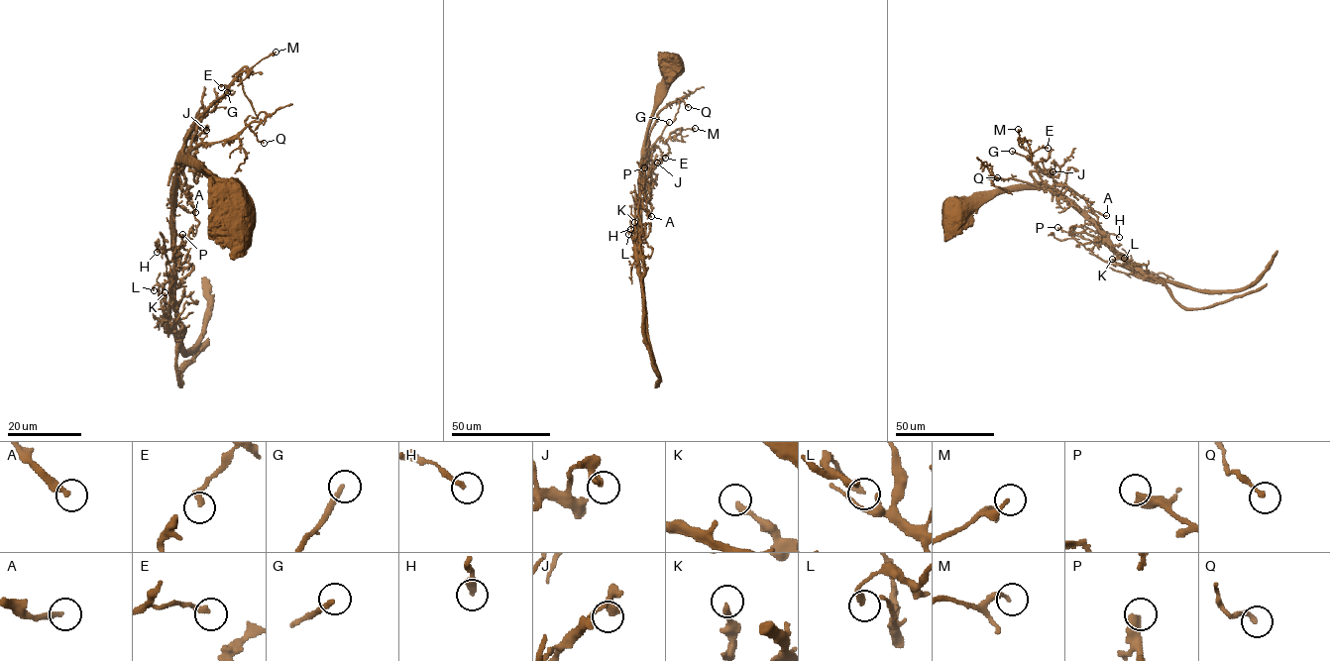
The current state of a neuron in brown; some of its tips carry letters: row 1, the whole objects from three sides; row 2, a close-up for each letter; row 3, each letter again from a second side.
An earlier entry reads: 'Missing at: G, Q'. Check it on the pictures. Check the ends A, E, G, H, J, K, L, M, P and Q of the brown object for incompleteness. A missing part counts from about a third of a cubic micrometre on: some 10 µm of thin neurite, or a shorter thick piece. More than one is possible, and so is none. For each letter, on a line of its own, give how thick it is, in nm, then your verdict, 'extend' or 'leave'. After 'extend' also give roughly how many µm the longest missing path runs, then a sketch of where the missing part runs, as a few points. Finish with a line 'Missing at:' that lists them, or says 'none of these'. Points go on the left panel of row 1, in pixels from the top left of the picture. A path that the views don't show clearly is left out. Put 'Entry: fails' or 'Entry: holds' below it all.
A: 280 nm thick; leave
E: 260 nm thick; leave
G: 240 nm thick; extend; about 20 µm are missing
H: 280 nm thick; leave
J: 320 nm thick; leave
K: 260 nm thick; leave
L: 260 nm thick; leave
M: 180 nm thick; leave
P: 400 nm thick; leave
Q: 220 nm thick; leave
Missing at: G
Entry: fails

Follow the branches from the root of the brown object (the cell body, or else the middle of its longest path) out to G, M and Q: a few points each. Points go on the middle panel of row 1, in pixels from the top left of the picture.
G: (671, 64), (667, 91), (655, 111), (646, 136), (646, 155), (669, 122)
M: (671, 64), (668, 90), (652, 119), (644, 153), (659, 137), (665, 141), (675, 130), (695, 128)
Q: (671, 64), (668, 90), (655, 111), (644, 148), (657, 115), (662, 110), (678, 99), (688, 107)

